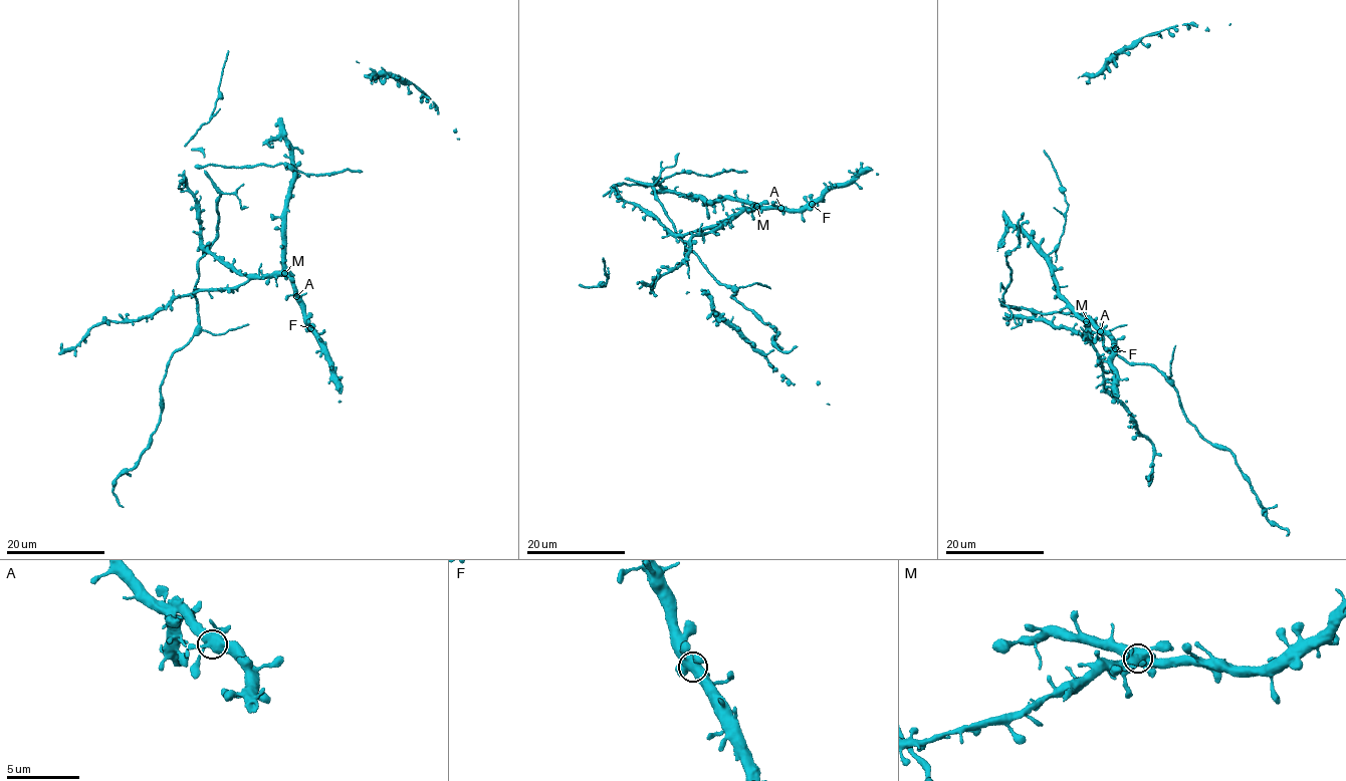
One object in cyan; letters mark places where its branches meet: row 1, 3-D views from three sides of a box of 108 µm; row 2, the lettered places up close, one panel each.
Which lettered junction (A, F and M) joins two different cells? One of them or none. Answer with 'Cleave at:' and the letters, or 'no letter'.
Cleave at: M

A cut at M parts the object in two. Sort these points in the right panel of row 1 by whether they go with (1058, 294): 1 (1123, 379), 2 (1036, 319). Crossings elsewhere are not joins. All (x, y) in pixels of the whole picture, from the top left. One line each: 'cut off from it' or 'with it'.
1: with it
2: cut off from it

